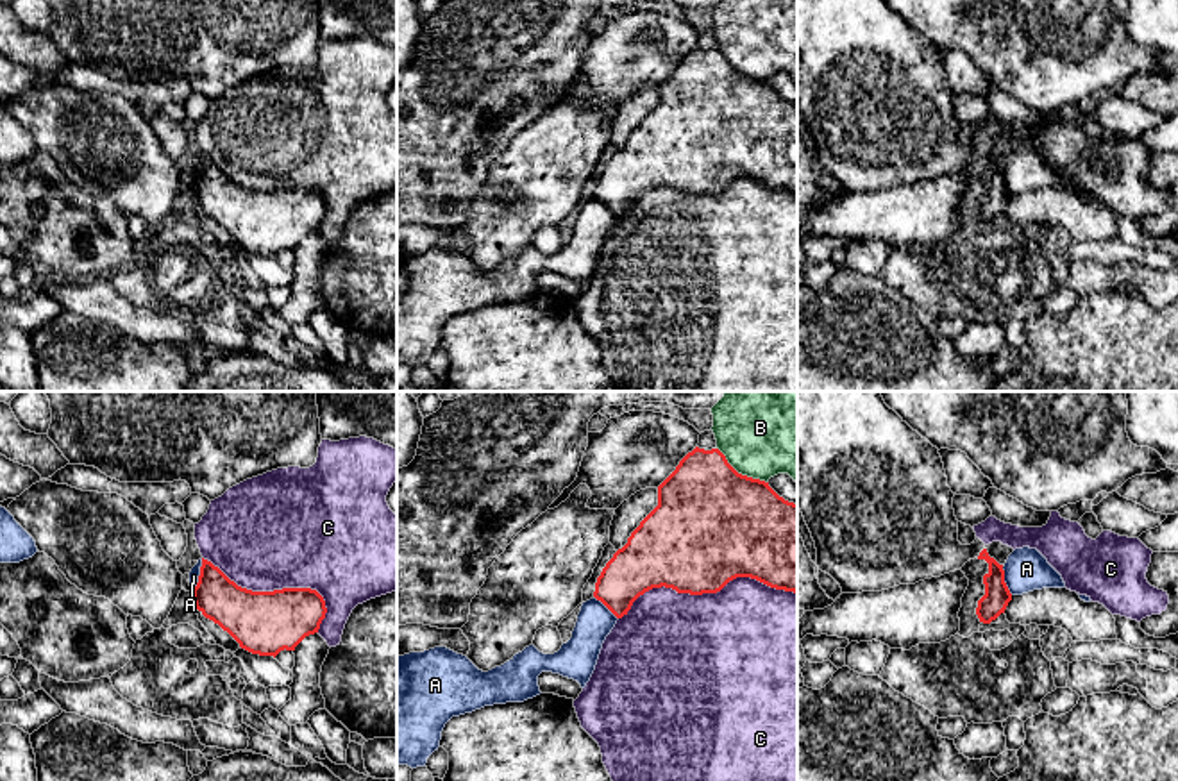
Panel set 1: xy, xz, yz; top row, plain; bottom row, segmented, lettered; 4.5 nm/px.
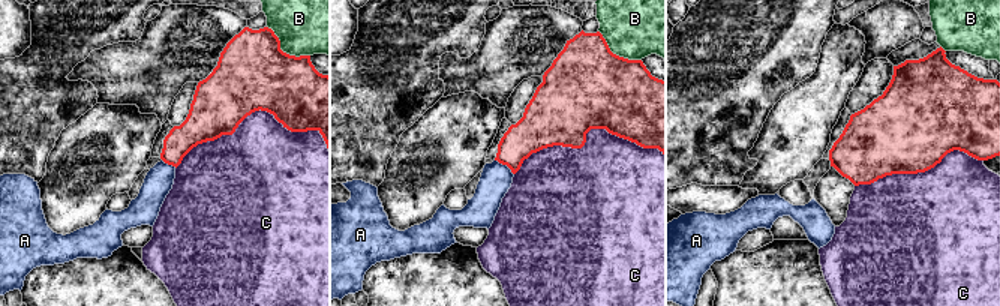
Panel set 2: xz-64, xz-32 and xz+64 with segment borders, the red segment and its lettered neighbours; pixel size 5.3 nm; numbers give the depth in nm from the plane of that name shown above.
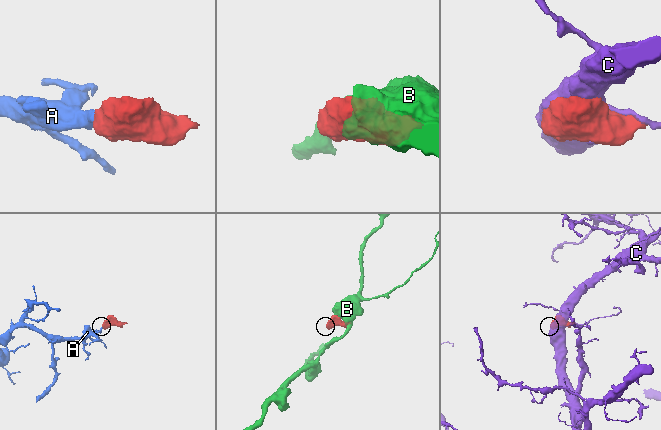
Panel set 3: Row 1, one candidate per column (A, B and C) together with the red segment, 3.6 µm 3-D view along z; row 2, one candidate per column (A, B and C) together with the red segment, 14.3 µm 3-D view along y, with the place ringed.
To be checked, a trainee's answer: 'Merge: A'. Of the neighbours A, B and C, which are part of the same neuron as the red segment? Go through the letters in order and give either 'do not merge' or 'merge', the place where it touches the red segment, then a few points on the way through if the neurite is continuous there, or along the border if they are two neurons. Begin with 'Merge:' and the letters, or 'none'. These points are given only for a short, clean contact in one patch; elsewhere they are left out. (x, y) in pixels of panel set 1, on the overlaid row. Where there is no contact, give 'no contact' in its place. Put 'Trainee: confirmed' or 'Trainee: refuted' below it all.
Merge: none
A: do not merge | xy (201, 574) | along xy (202, 558), (199, 581), (192, 590)
B: do not merge | xz (740, 474) | along xz (717, 447), (739, 472), (765, 483)
C: do not merge | xz (706, 592)
Trainee: refuted

